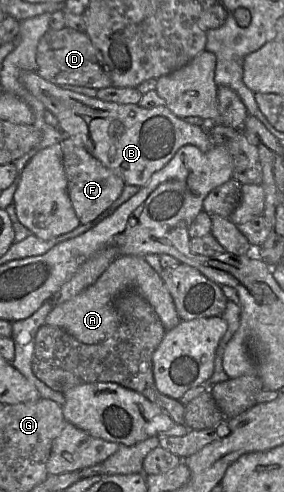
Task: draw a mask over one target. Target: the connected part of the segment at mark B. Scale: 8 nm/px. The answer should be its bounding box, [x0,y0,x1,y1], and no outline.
[19,71,213,187]

